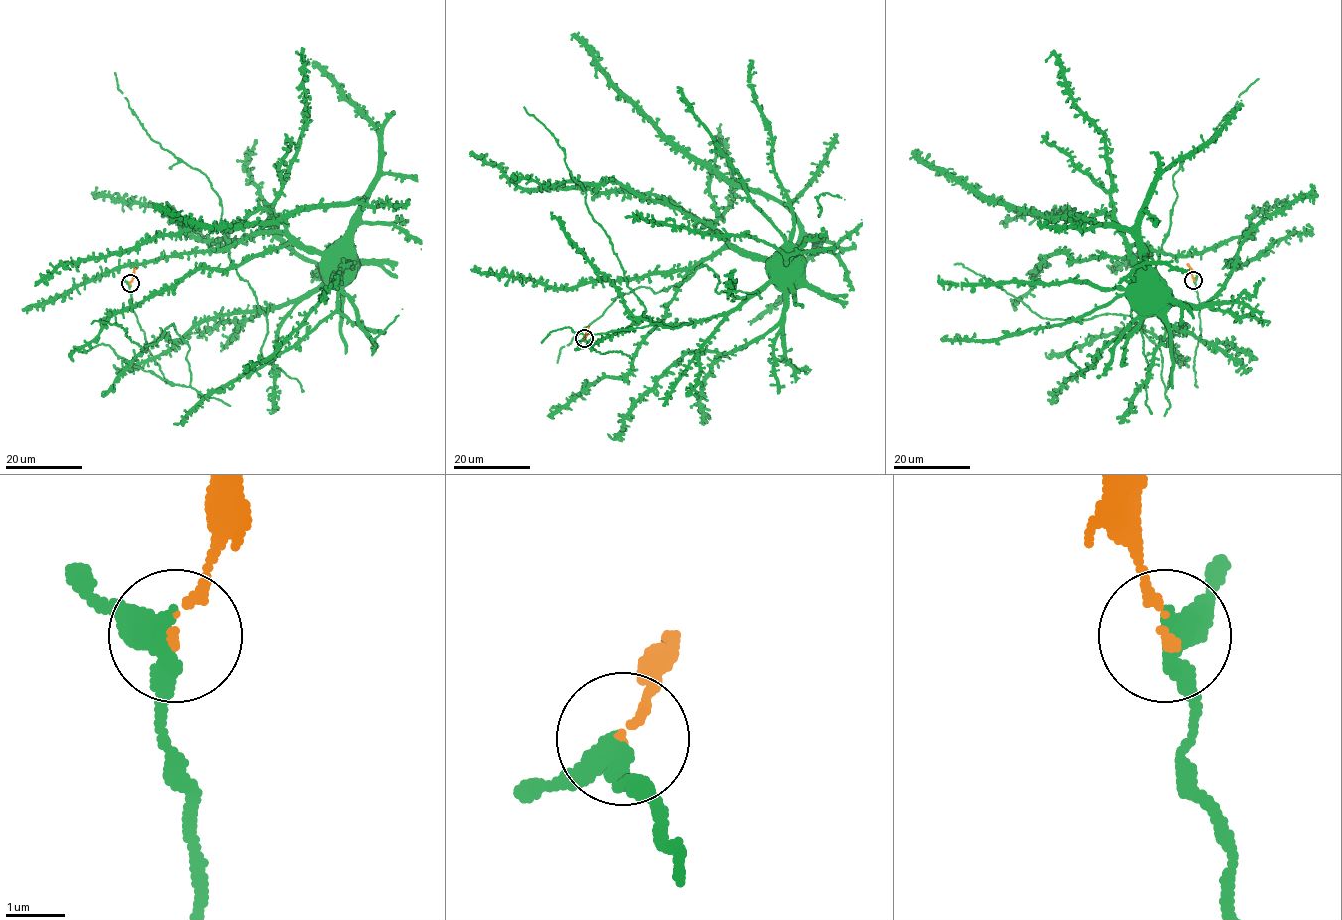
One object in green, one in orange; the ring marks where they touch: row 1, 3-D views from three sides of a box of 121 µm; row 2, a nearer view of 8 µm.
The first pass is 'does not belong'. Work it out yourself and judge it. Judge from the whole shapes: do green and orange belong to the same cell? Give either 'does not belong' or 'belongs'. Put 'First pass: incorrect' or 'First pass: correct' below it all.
belongs
First pass: incorrect

